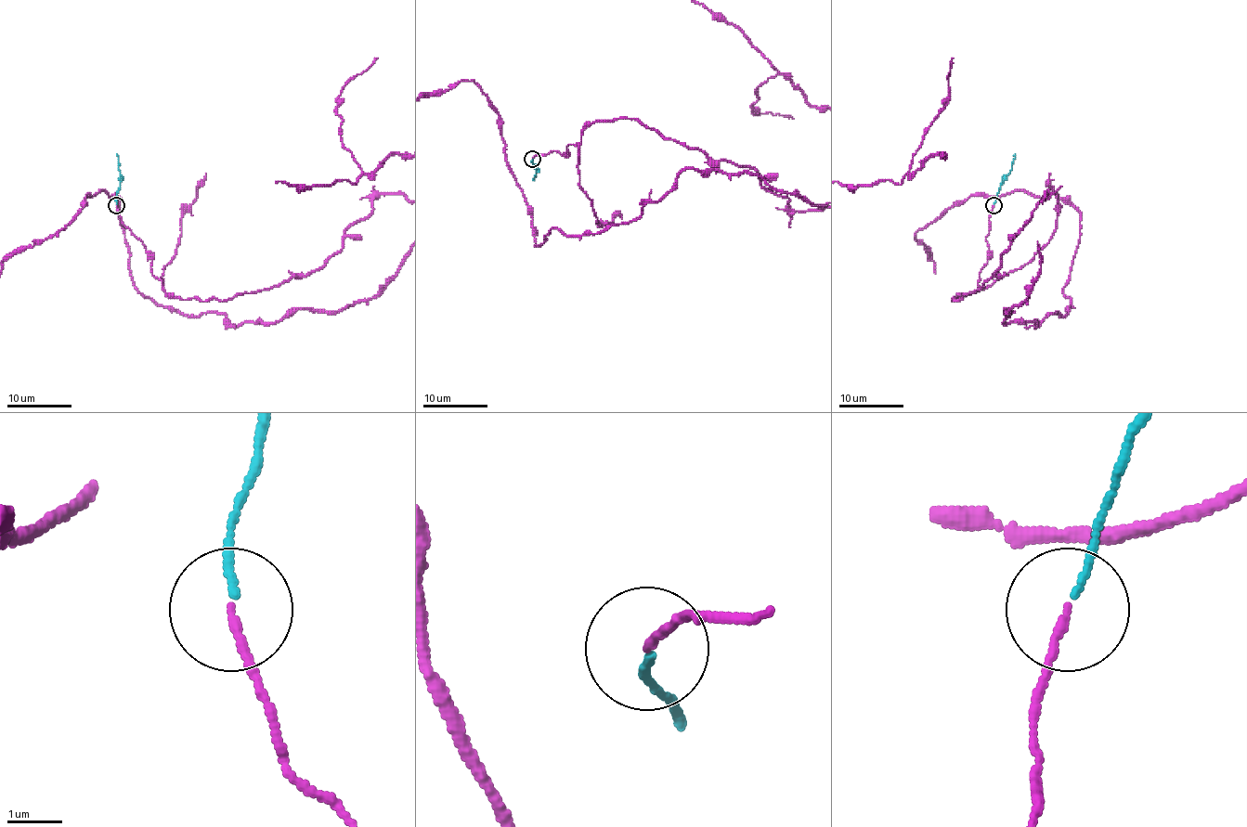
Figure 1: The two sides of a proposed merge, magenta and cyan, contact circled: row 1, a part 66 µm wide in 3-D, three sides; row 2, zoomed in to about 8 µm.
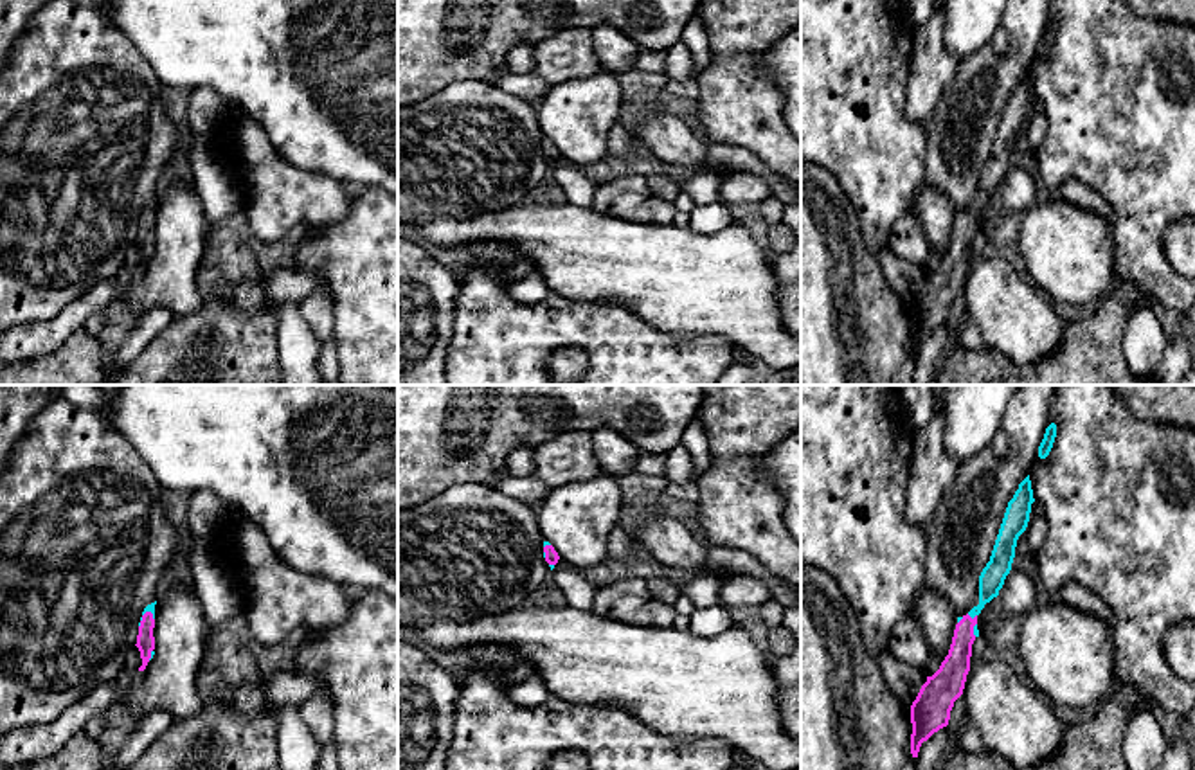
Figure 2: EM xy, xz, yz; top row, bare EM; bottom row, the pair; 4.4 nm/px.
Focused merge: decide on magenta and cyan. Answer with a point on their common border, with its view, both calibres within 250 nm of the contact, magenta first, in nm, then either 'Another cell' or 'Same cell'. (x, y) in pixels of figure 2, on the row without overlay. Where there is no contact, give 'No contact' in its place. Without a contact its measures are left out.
Touches magenta at yz (970, 214). Thickness 120 nm (magenta) against 110 nm. Same cell

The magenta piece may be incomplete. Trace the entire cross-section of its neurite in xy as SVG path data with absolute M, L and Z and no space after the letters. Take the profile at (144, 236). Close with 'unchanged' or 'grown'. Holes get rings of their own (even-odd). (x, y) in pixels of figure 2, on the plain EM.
M155 200L148 201L142 209L140 219L139 219L139 232L137 232L137 245L140 248L142 263L139 268L144 268L148 259L155 252L155 234L153 234L153 225L155 225Z | grown

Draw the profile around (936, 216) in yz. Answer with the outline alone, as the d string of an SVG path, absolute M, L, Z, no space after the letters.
M921 184L909 203L907 214L911 214L921 227L930 252L939 252L945 255L957 221L957 212L952 203L941 192Z

